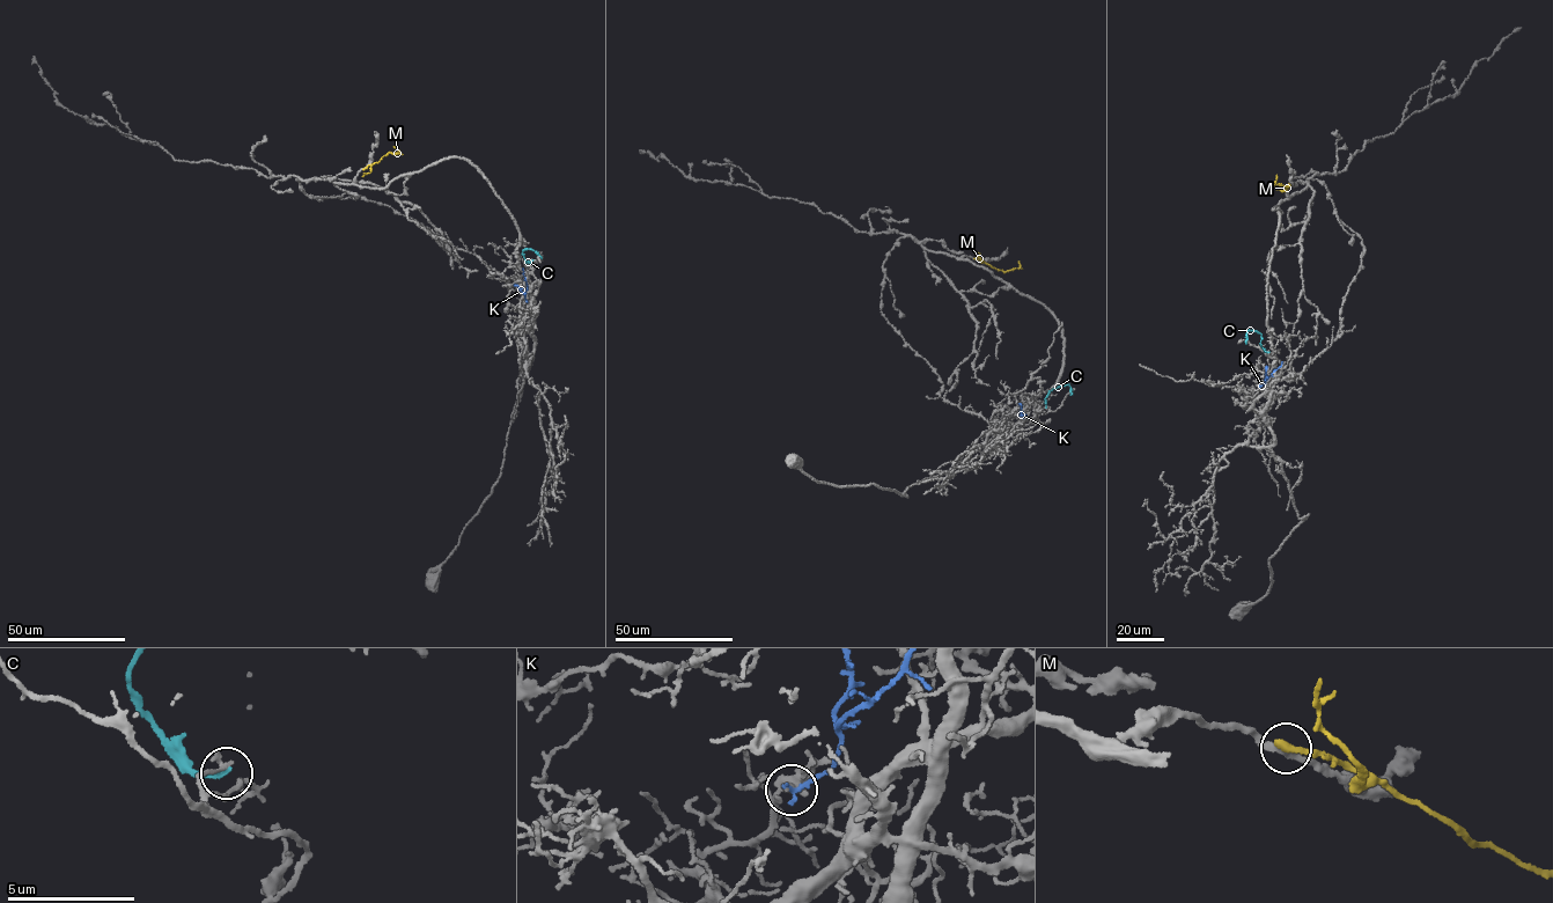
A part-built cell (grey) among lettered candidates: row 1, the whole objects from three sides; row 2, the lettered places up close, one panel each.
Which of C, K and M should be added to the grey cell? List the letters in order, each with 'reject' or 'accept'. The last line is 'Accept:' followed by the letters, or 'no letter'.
C: reject
K: reject
M: reject
Accept: no letter

